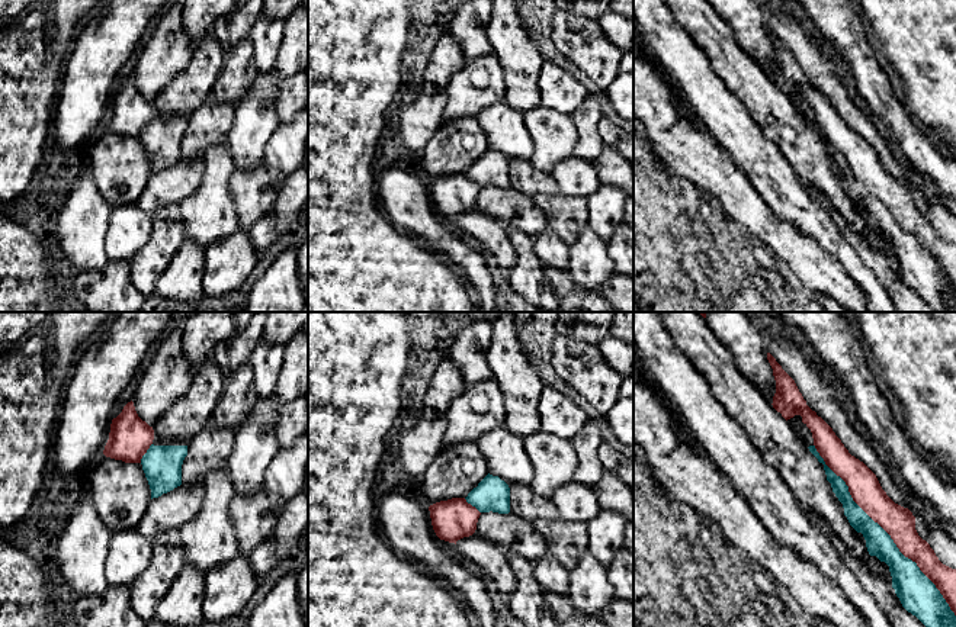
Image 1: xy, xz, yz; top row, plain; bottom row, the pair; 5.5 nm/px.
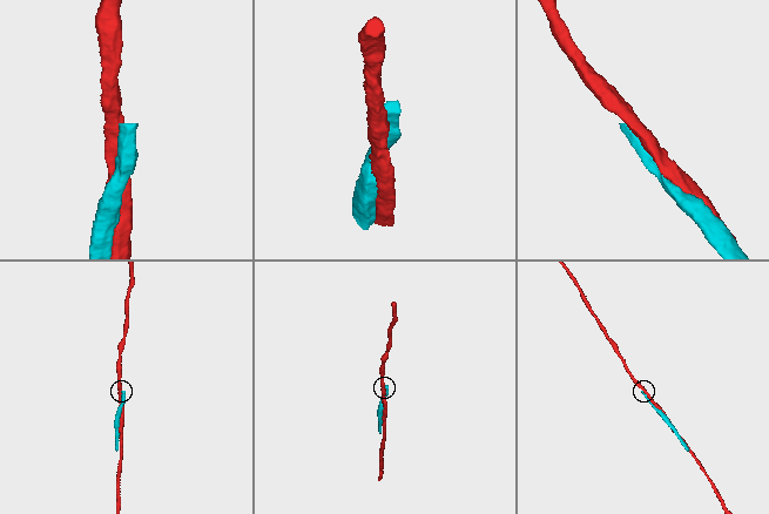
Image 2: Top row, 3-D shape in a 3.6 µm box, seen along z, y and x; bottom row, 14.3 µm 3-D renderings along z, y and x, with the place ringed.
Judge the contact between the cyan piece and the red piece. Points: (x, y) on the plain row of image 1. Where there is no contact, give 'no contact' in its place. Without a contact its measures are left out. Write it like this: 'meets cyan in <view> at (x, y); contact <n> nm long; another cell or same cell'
meets cyan in yz at (885, 206); contact 1250 nm long; another cell

